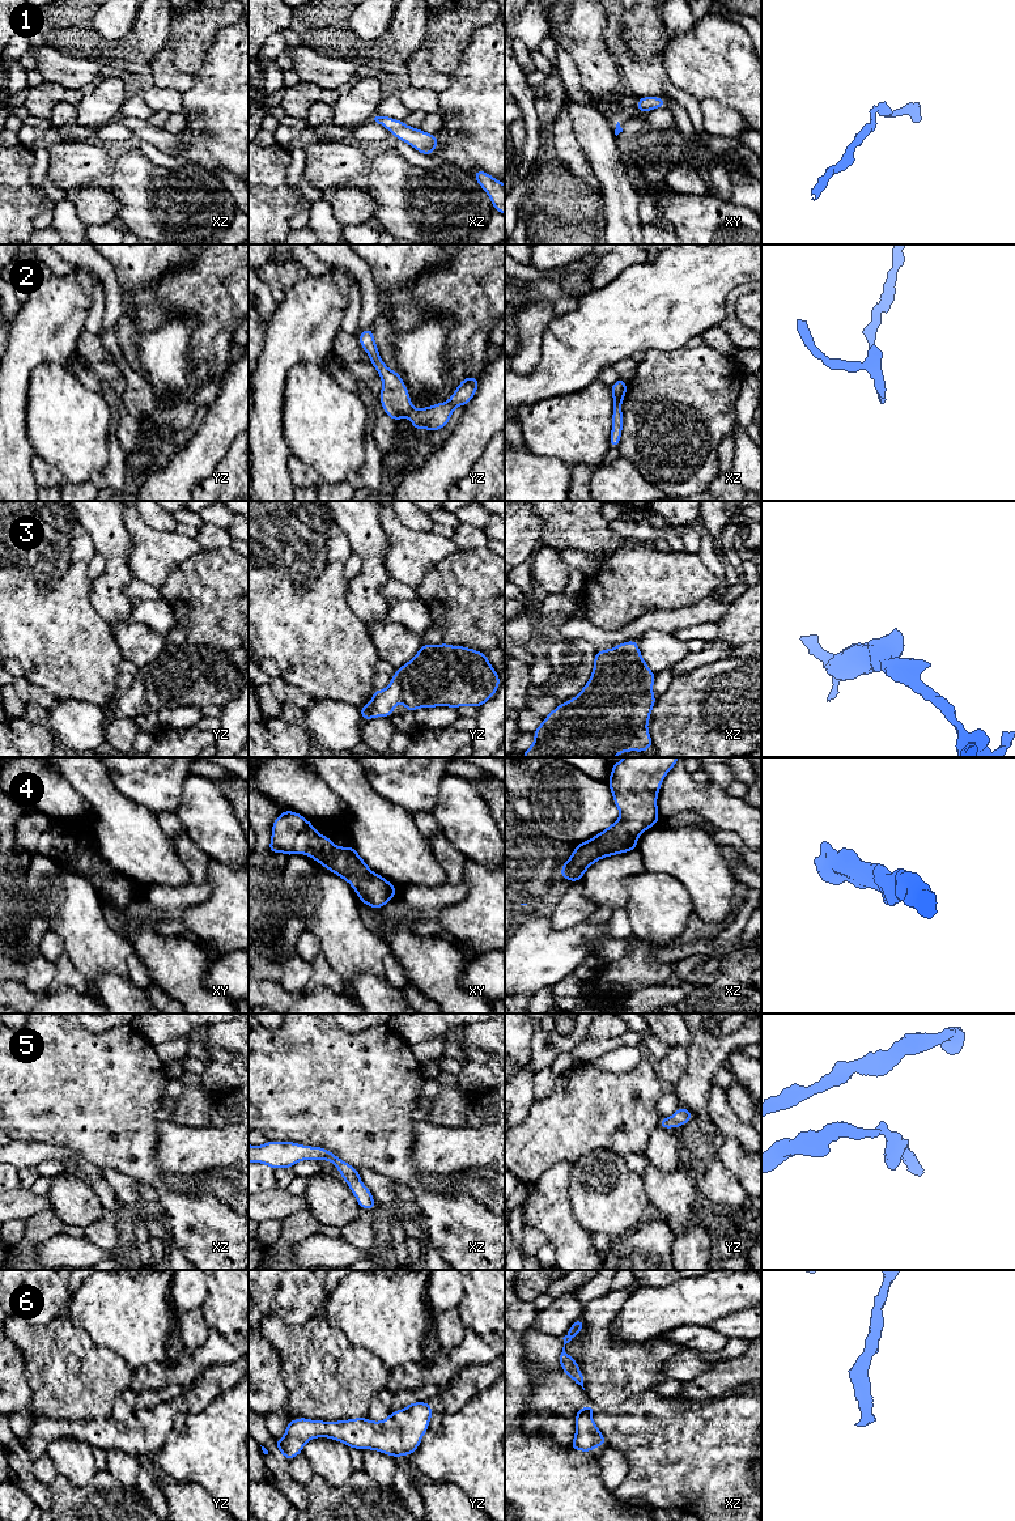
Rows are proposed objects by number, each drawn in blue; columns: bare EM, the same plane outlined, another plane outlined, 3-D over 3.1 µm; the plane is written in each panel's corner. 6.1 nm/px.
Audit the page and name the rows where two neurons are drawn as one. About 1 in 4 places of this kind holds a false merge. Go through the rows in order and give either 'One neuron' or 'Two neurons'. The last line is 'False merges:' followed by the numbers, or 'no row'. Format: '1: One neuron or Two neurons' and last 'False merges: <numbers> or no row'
1: One neuron
2: One neuron
3: One neuron
4: One neuron
5: One neuron
6: One neuron
False merges: no row

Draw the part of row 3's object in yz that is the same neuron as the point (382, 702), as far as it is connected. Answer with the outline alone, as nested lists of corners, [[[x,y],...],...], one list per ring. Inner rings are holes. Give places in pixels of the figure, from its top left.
[[[445,642],[437,646],[422,643],[413,659],[398,668],[396,674],[391,676],[390,685],[383,691],[375,689],[371,701],[358,709],[361,719],[368,721],[377,717],[390,718],[398,702],[403,702],[407,711],[436,706],[471,705],[480,708],[496,694],[500,683],[500,675],[488,662],[485,653]]]

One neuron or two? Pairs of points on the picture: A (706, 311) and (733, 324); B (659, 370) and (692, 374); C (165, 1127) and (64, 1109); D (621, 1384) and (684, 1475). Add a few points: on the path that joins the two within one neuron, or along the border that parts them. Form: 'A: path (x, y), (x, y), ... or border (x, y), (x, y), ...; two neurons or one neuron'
A: border (731, 289), (726, 298), (726, 317), (718, 324); two neurons
B: path (667, 374), (684, 374); one neuron
C: border (158, 1121), (154, 1156); two neurons
D: border (652, 1389), (635, 1393), (619, 1403), (601, 1407); two neurons

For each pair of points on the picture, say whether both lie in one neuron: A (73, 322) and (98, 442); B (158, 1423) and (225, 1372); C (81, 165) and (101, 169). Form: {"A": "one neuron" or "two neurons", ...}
{"A": "two neurons", "B": "one neuron", "C": "one neuron"}

